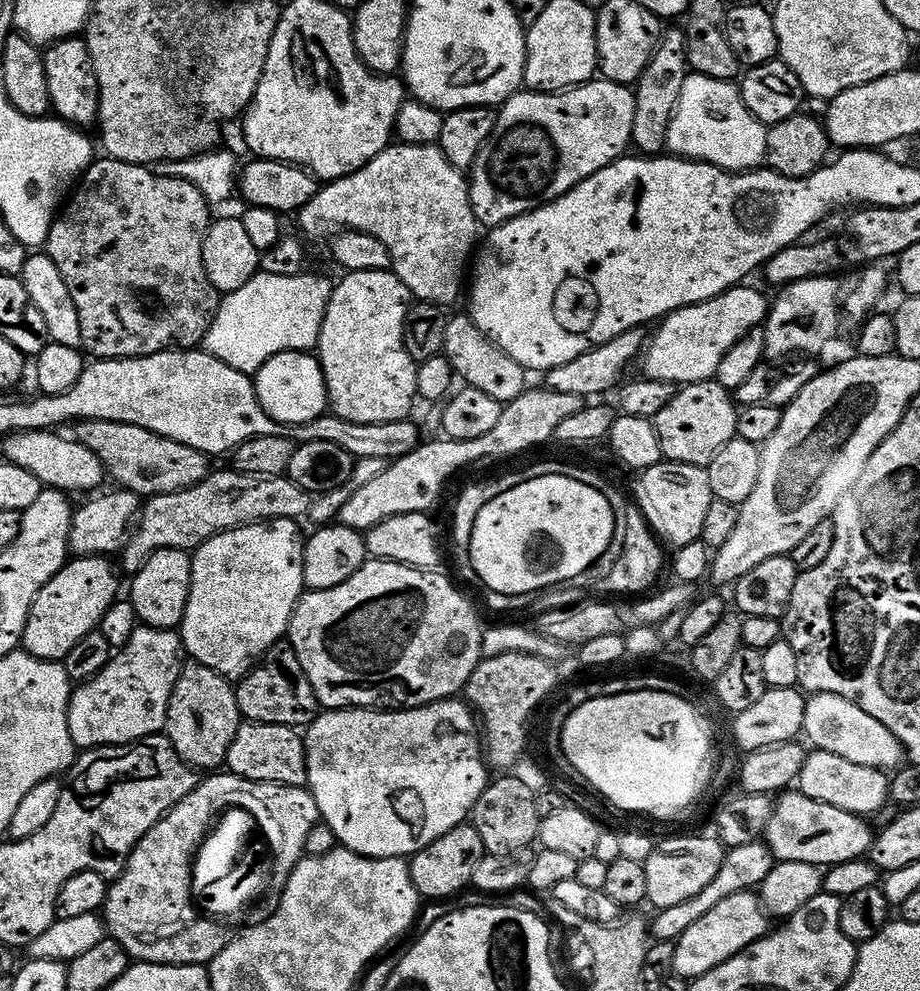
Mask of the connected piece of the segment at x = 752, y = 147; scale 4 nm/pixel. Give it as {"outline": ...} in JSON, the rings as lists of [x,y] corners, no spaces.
{"outline":[[[692,72],[686,82],[682,82],[682,94],[678,94],[676,108],[672,111],[670,126],[666,130],[666,148],[671,155],[682,156],[685,160],[704,160],[728,172],[747,172],[764,164],[767,133],[766,125],[746,110],[740,89],[733,81],[706,78]]]}

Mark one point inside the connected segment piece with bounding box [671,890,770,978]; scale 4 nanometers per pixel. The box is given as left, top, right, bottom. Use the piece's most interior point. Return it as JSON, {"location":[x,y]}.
{"location":[736,922]}

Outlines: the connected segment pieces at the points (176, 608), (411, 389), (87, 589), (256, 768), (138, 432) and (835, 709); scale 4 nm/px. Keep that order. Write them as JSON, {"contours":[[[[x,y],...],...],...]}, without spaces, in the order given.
{"contours":[[[[156,548],[142,562],[142,566],[131,577],[130,599],[136,619],[150,628],[175,629],[186,610],[190,594],[190,570],[192,557],[182,548]]],[[[391,270],[345,271],[343,275],[340,281],[337,279],[333,283],[315,346],[328,391],[327,407],[331,415],[350,422],[403,420],[411,413],[408,411],[412,408],[412,400],[417,399],[417,361],[406,354],[406,346],[402,342],[404,315],[410,307],[409,290]]],[[[88,555],[69,559],[34,594],[26,626],[20,635],[23,651],[39,660],[63,661],[64,655],[81,640],[85,634],[97,631],[102,614],[118,598],[120,580],[116,577],[118,568],[107,555]]],[[[244,720],[234,734],[234,742],[230,742],[226,768],[227,771],[247,780],[305,787],[308,782],[308,767],[304,753],[304,737],[290,726]]],[[[81,419],[75,425],[74,438],[86,450],[94,450],[102,462],[105,473],[117,480],[121,489],[132,491],[139,498],[166,494],[174,490],[186,490],[203,480],[210,471],[209,457],[186,446],[174,442],[149,428],[131,425],[130,422]]],[[[813,692],[805,699],[802,732],[808,735],[807,743],[812,743],[813,749],[821,748],[830,754],[838,754],[838,758],[846,758],[862,766],[892,770],[902,760],[902,745],[894,733],[882,726],[878,718],[866,714],[866,710],[857,704],[833,692]]]]}

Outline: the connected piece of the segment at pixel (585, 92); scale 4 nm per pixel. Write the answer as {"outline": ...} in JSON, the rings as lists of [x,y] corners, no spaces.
{"outline":[[[593,78],[575,88],[559,92],[518,90],[499,105],[494,130],[478,150],[467,173],[468,197],[477,225],[495,226],[512,216],[534,210],[570,190],[578,182],[590,178],[602,166],[619,160],[629,151],[634,126],[634,91],[629,85],[613,80]]]}

